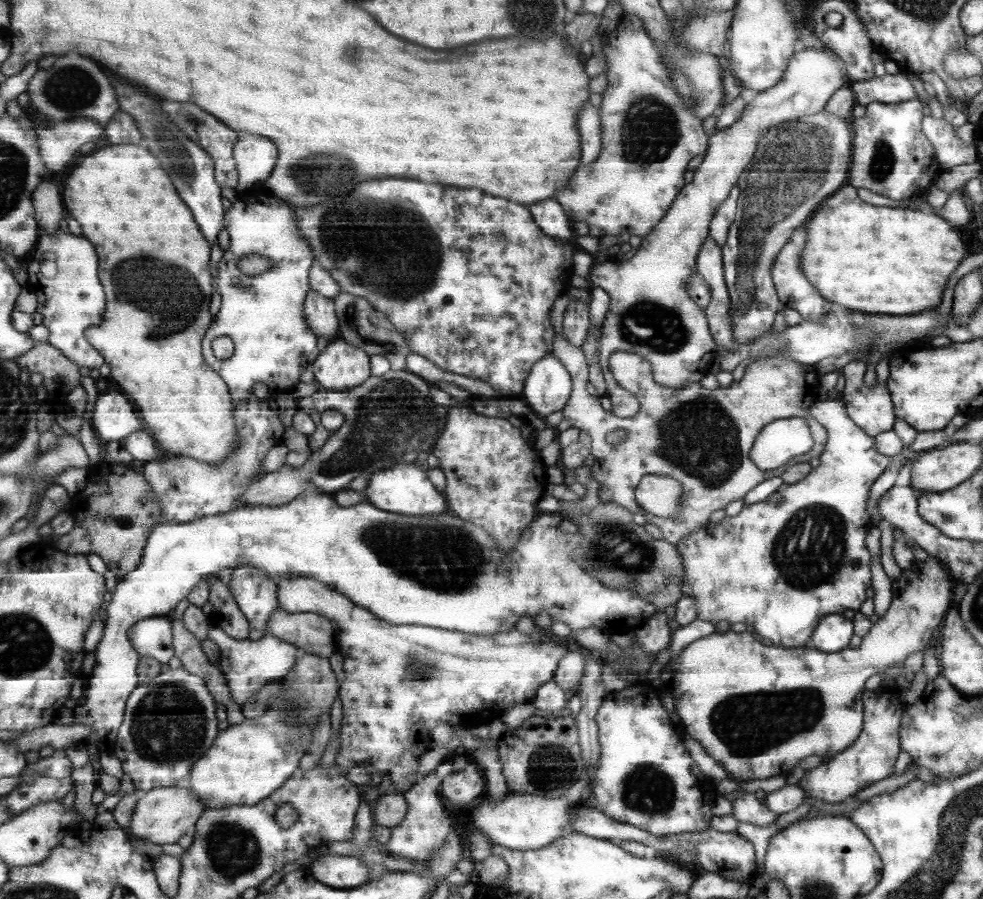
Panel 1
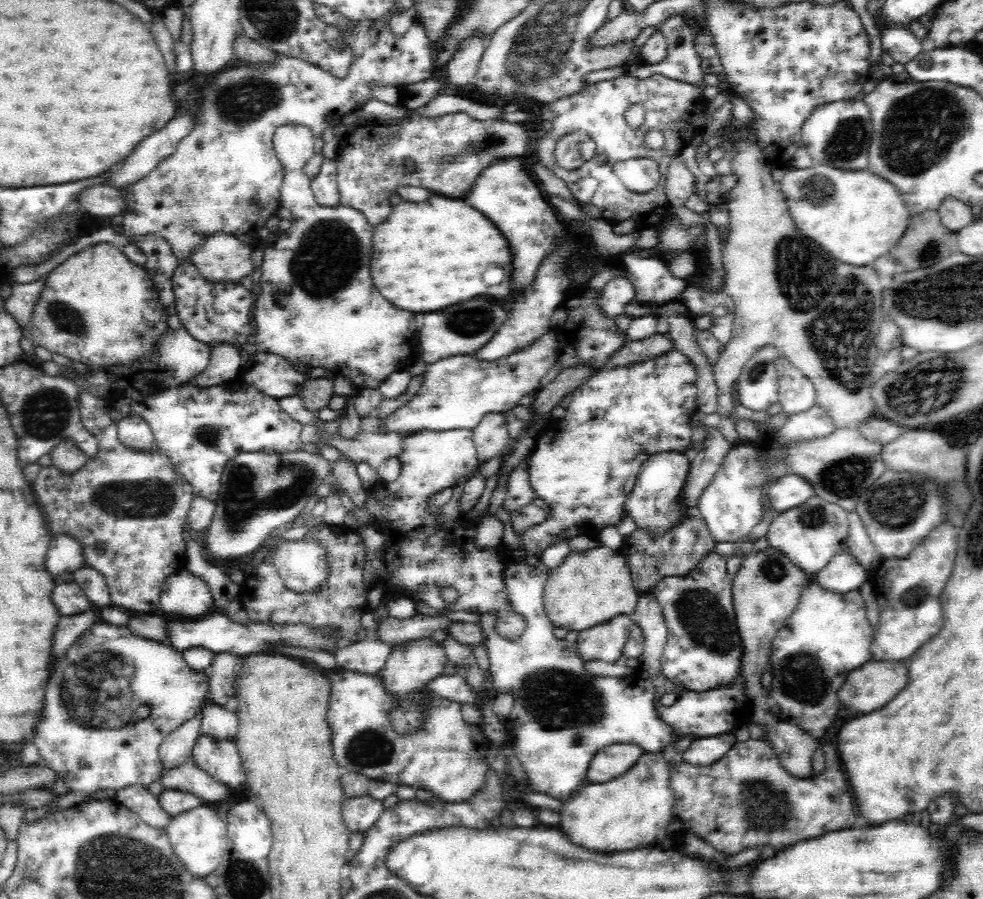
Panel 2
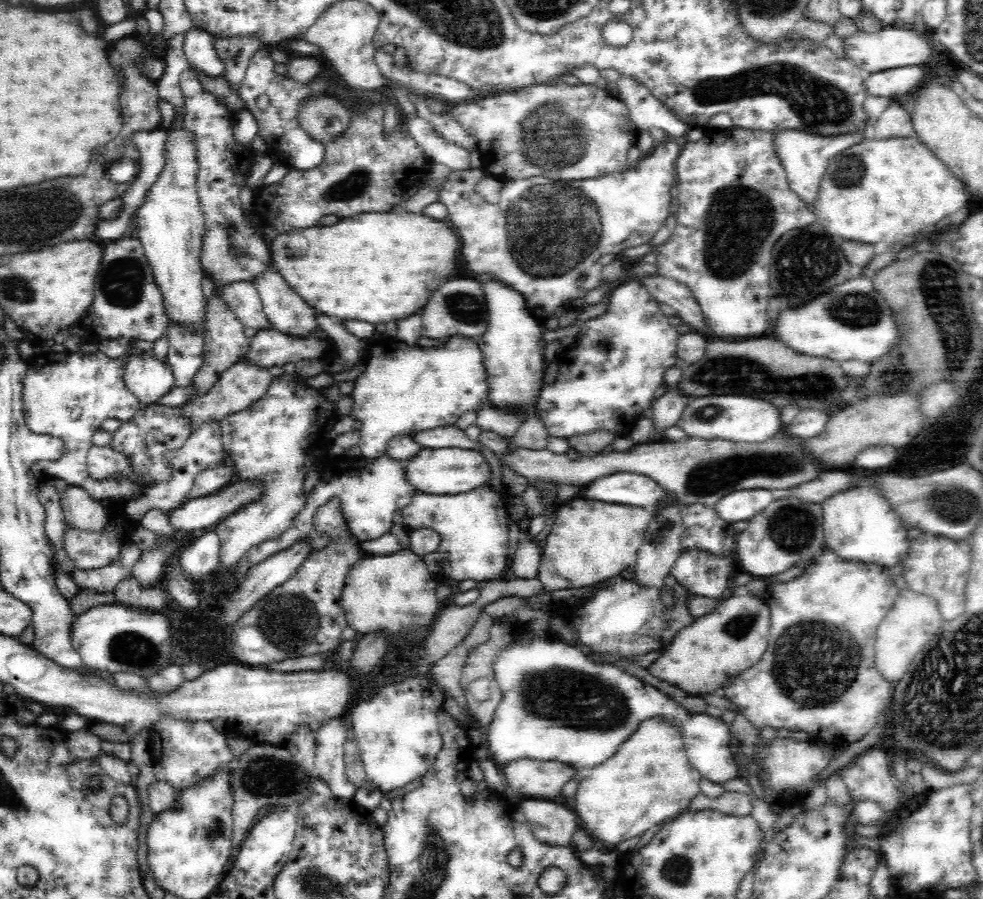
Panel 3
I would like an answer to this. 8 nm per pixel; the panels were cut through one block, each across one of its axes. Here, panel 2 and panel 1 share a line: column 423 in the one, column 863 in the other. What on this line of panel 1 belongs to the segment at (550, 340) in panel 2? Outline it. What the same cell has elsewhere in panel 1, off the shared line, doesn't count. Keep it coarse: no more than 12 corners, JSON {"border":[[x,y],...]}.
{"border":[[866,361],[842,371],[848,416],[868,436],[893,430],[896,406],[888,383],[864,382]]}

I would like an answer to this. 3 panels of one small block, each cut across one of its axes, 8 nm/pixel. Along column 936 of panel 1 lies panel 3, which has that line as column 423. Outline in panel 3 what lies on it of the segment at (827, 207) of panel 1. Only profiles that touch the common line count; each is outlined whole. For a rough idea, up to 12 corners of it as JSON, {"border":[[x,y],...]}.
{"border":[[422,213],[279,233],[271,264],[312,308],[418,312],[458,270]]}

